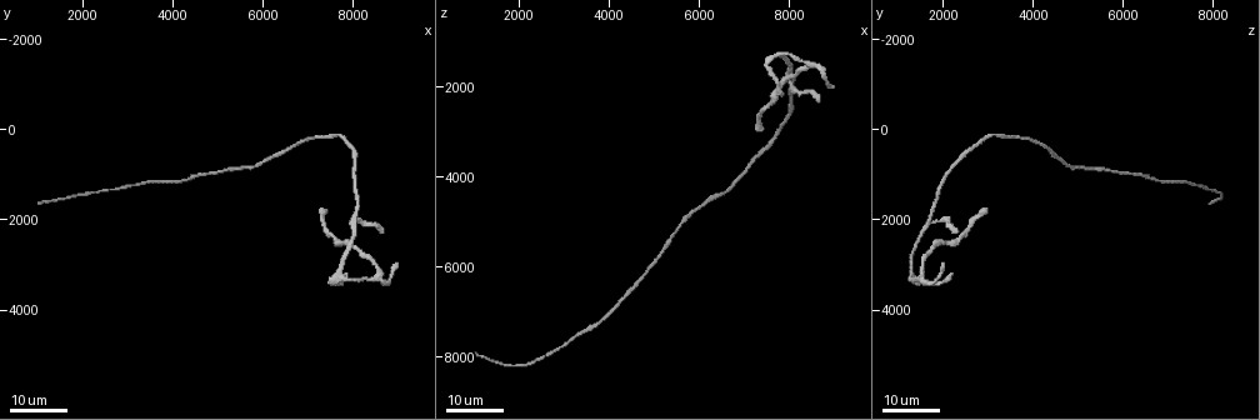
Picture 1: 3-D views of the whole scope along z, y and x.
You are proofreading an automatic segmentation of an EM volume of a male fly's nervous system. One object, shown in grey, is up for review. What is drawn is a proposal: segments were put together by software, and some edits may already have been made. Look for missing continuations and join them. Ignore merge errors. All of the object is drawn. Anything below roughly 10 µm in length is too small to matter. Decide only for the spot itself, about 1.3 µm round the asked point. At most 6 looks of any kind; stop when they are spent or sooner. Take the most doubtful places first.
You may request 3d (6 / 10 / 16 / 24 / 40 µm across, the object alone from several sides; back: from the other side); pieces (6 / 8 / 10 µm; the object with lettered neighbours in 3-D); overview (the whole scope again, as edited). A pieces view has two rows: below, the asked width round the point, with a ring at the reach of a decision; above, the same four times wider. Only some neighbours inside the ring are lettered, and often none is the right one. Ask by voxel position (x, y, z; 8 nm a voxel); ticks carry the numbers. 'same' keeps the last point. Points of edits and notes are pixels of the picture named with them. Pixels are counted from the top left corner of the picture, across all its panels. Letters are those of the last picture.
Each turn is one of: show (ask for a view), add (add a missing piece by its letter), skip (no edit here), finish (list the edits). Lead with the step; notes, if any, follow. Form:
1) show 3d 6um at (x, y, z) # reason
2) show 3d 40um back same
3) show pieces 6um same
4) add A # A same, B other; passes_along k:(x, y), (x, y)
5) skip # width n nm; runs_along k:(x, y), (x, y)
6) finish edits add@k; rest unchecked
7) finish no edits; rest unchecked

show 3d 16um at (9000, 3000, 2000)

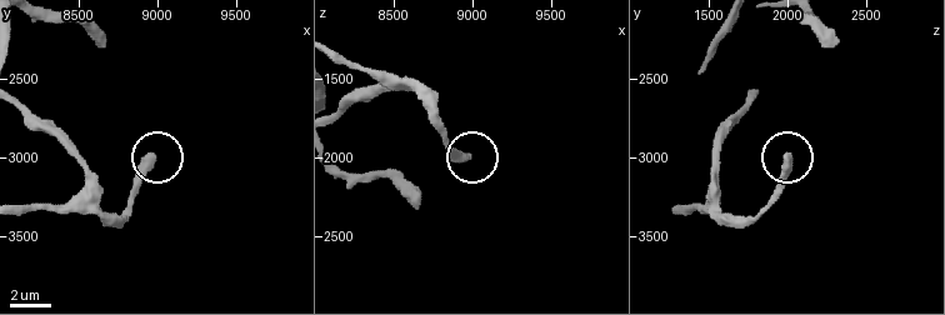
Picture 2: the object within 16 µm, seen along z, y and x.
show pieces 6um at (8960, 3000, 1980)

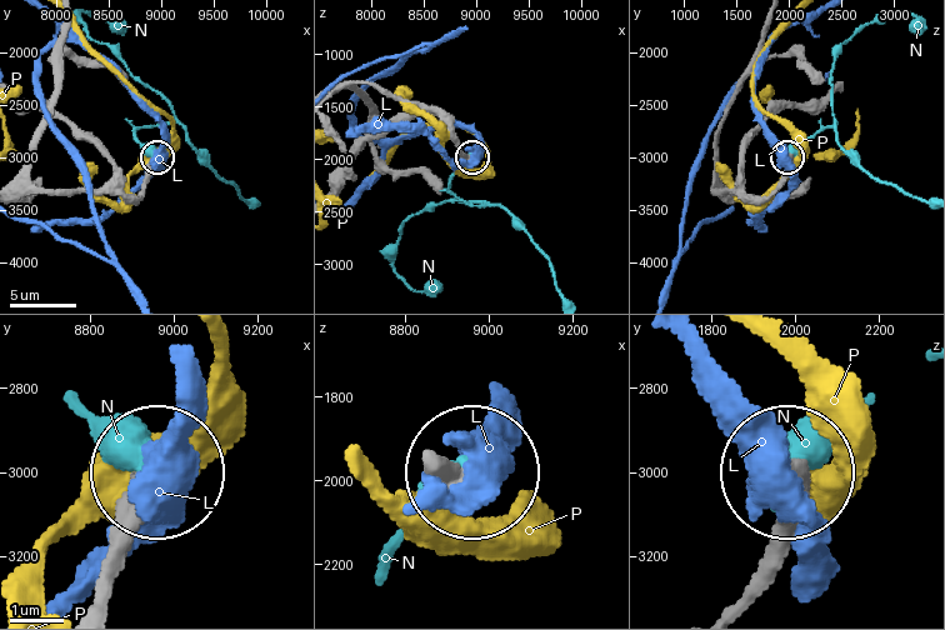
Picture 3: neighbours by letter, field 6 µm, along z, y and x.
skip # L other, N other, P other; runs_along 3:(736, 605), (790, 475); none of them fits

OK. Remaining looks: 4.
show 3d 24um at (1000, 1650, 7950) # free end

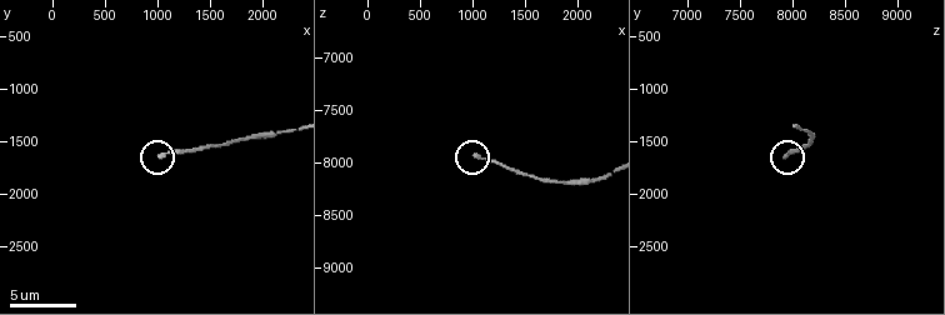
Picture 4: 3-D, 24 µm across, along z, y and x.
show pieces 8um at (1020, 1640, 7940)

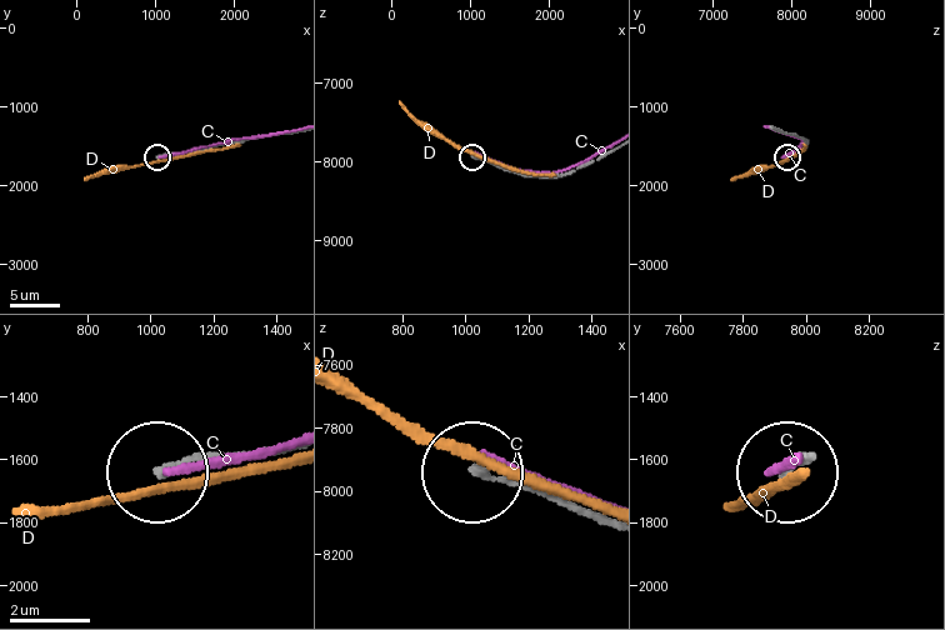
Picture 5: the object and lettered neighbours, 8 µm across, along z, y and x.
skip # width 180 nm; C other, D other; runs_along 5:(608, 151), (573, 170), (540, 178), (473, 158); none of them fits

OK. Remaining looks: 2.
show 3d 16um at (8600, 2200, 2350) # branch stops here

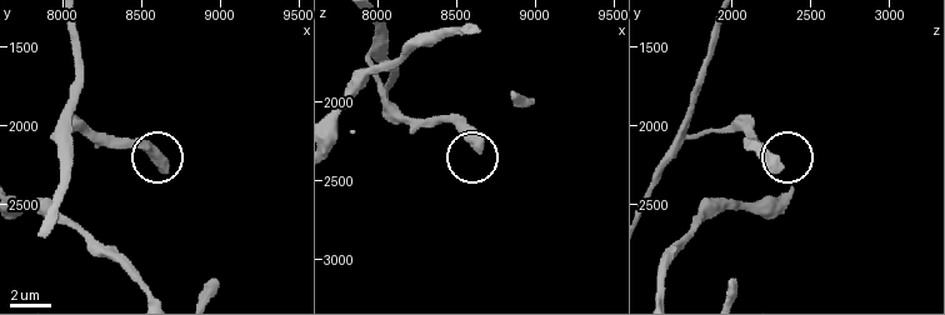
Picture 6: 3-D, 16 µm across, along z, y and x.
show pieces 10um at (8640, 2260, 2300) # see the neighbours

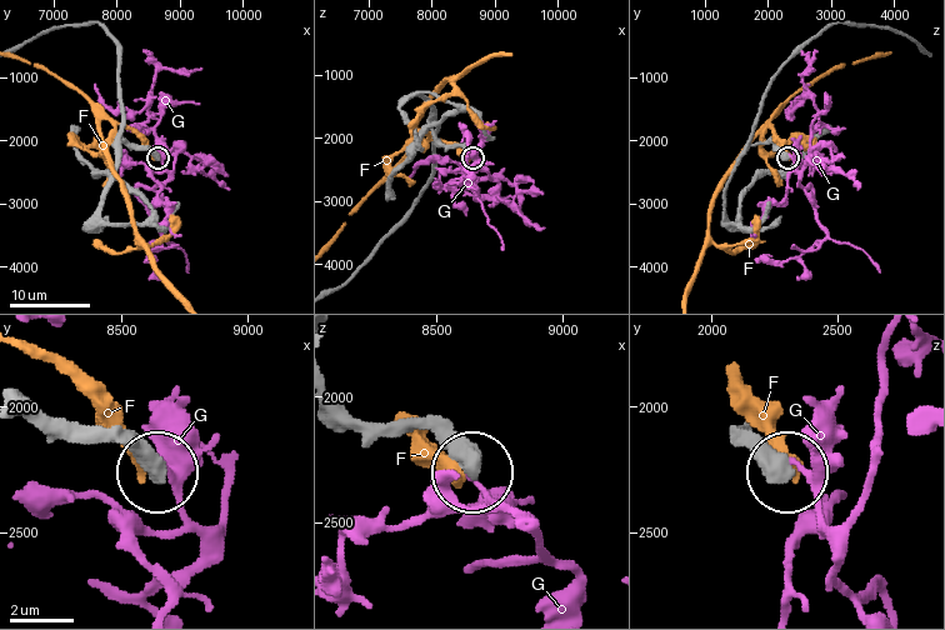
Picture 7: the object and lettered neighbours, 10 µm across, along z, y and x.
skip # F other, G other; none of them fits

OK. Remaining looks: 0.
finish no edits; rest unchecked

